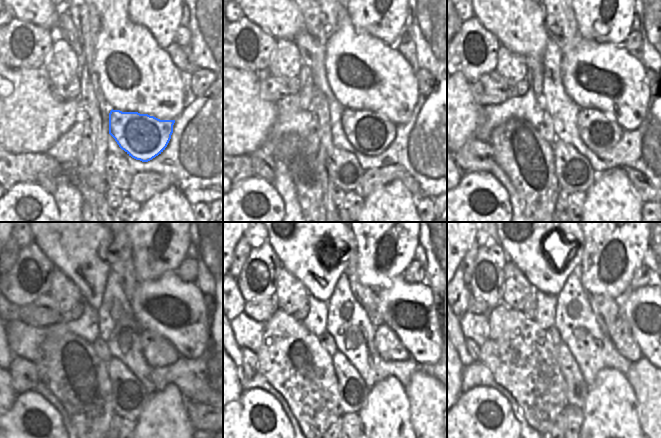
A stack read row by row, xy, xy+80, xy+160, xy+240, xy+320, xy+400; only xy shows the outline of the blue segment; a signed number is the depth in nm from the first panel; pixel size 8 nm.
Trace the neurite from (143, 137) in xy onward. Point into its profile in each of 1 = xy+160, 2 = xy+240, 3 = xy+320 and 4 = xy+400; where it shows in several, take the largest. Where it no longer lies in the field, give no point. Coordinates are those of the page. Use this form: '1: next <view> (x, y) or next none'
1: next xy+160 (599, 133)
2: next xy+240 (158, 352)
3: next xy+320 (388, 345)
4: next xy+400 (620, 334)

